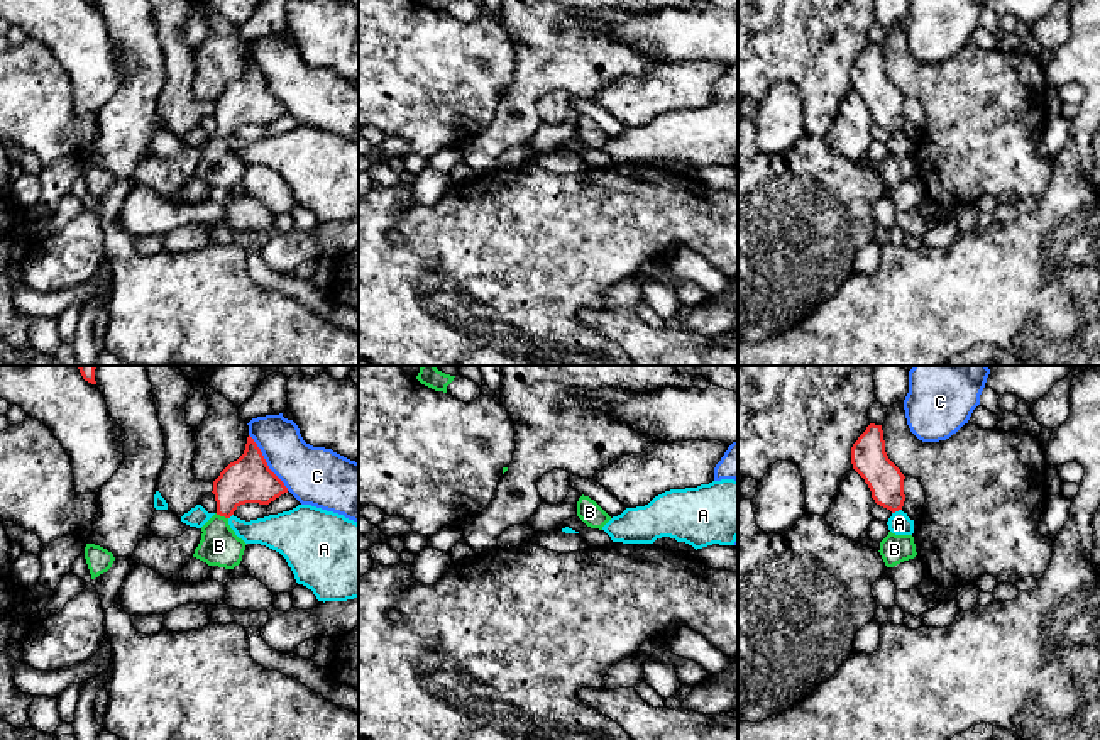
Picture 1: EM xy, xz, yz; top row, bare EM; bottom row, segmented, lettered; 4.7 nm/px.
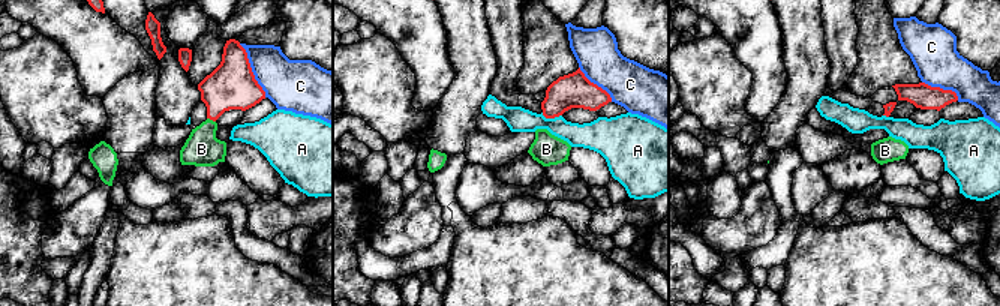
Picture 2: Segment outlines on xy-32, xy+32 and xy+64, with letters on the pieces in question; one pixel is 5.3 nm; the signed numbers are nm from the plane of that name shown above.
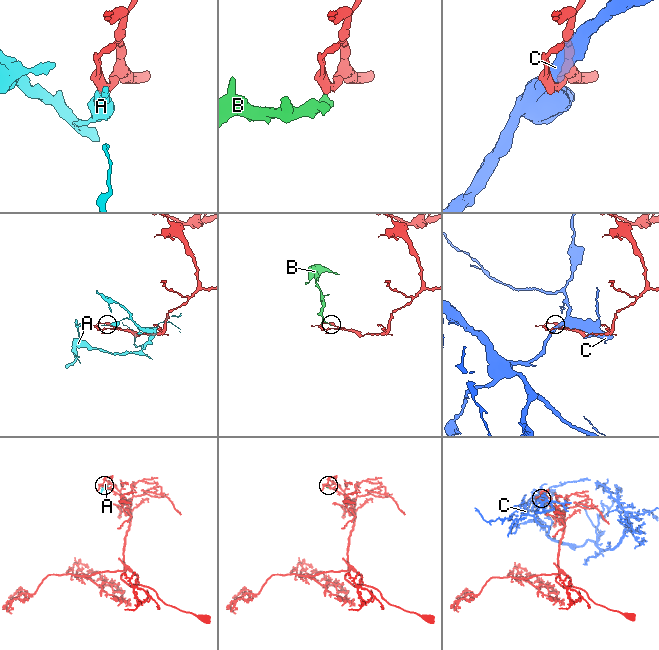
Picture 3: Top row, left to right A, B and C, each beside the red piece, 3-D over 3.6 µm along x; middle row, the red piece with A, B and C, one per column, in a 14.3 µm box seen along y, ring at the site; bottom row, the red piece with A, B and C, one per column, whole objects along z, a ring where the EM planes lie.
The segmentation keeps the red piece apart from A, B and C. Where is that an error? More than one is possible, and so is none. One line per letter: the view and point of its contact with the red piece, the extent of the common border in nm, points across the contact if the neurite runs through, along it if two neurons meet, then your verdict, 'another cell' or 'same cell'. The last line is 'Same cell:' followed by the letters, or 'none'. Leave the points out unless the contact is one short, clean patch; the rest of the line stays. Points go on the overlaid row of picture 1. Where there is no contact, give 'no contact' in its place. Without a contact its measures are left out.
A: yz (896, 510) | 50 nm | along yz (901, 508), (892, 513) | another cell
B: xy (222, 515) | 70 nm | across xy (247, 480), (227, 500), (222, 515), (219, 546) | same cell
C: xy (266, 463) | 320 nm | another cell
Same cell: B

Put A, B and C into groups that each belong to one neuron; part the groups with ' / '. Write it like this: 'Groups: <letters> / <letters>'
Groups: A / B / C

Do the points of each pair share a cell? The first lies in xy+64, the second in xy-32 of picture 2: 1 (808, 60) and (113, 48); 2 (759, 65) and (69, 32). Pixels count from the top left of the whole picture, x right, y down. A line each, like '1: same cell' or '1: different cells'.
1: different cells
2: same cell

